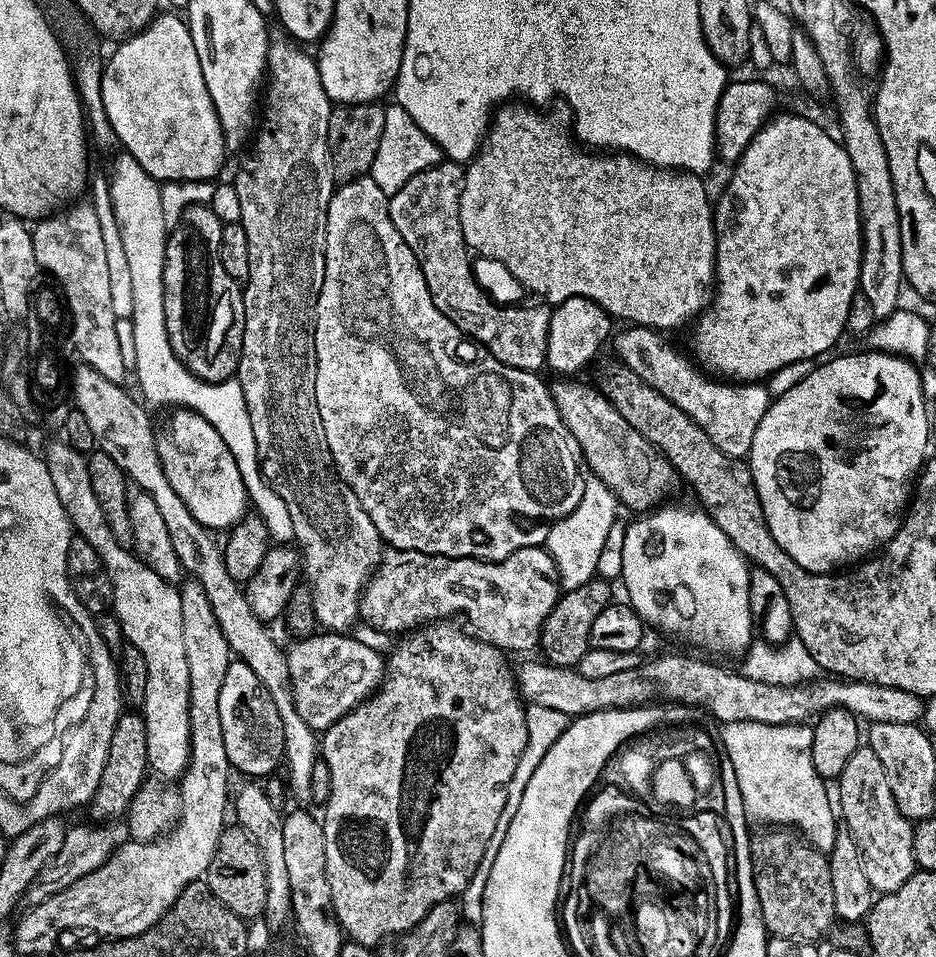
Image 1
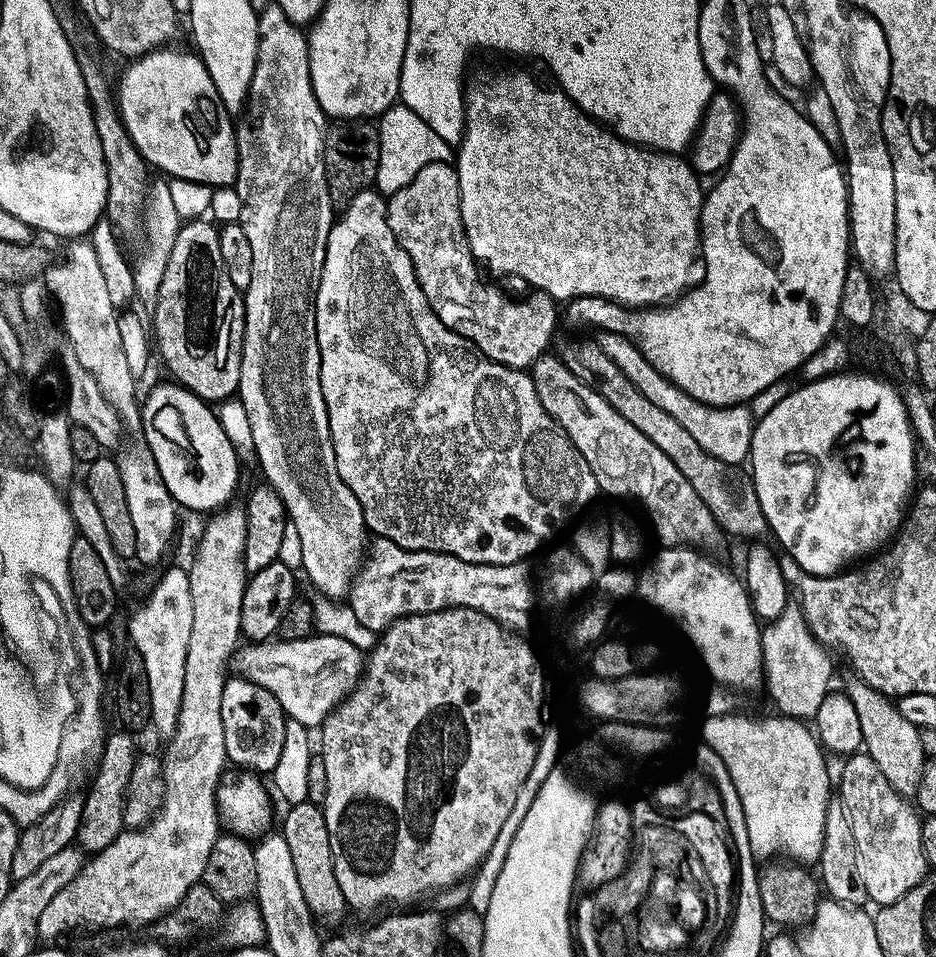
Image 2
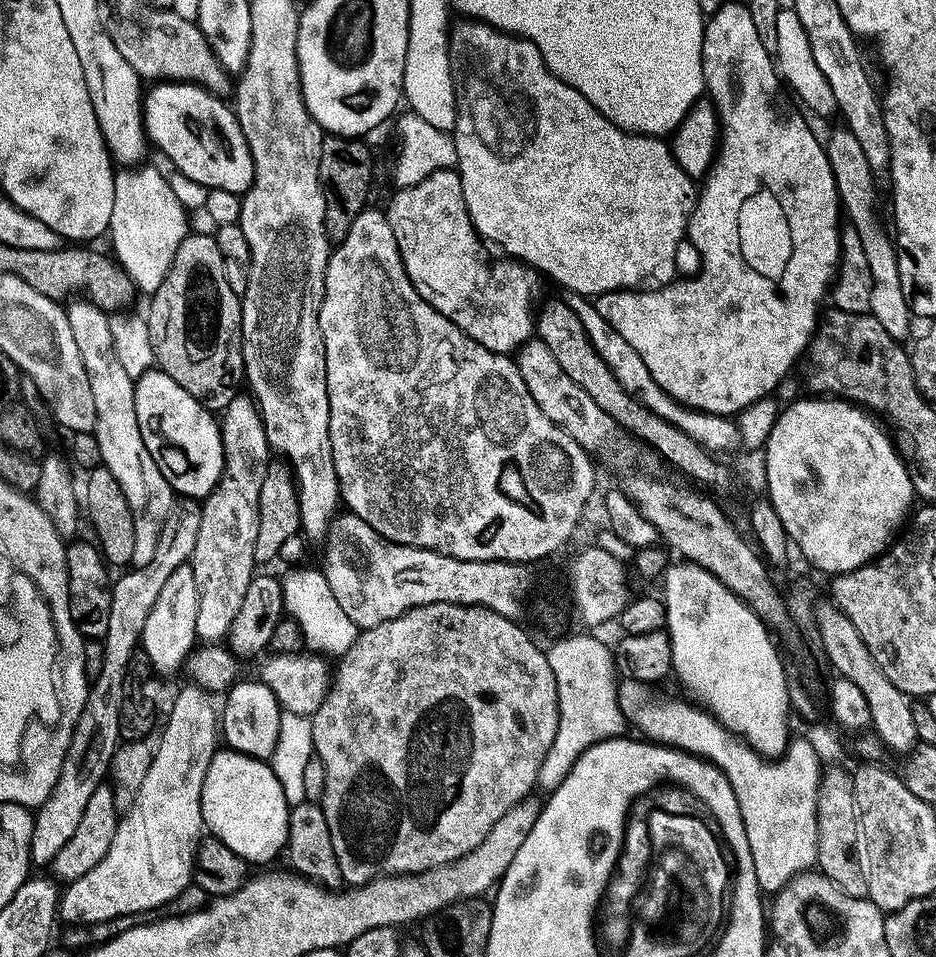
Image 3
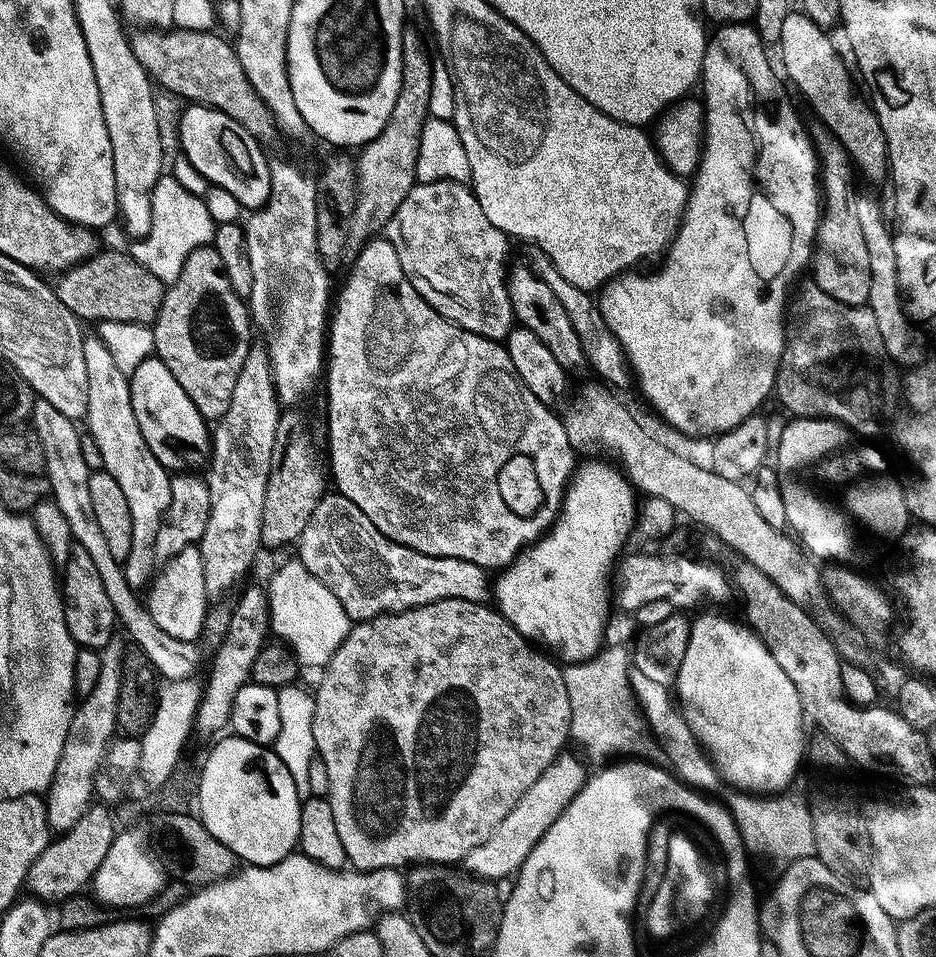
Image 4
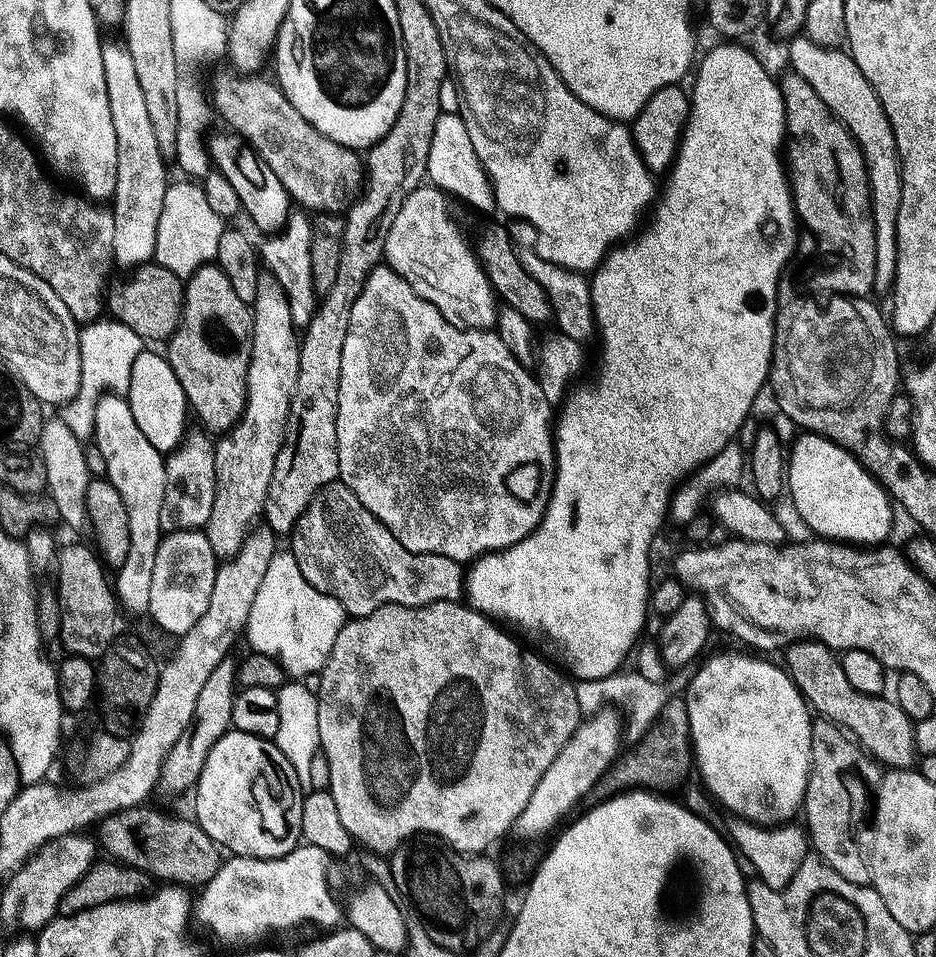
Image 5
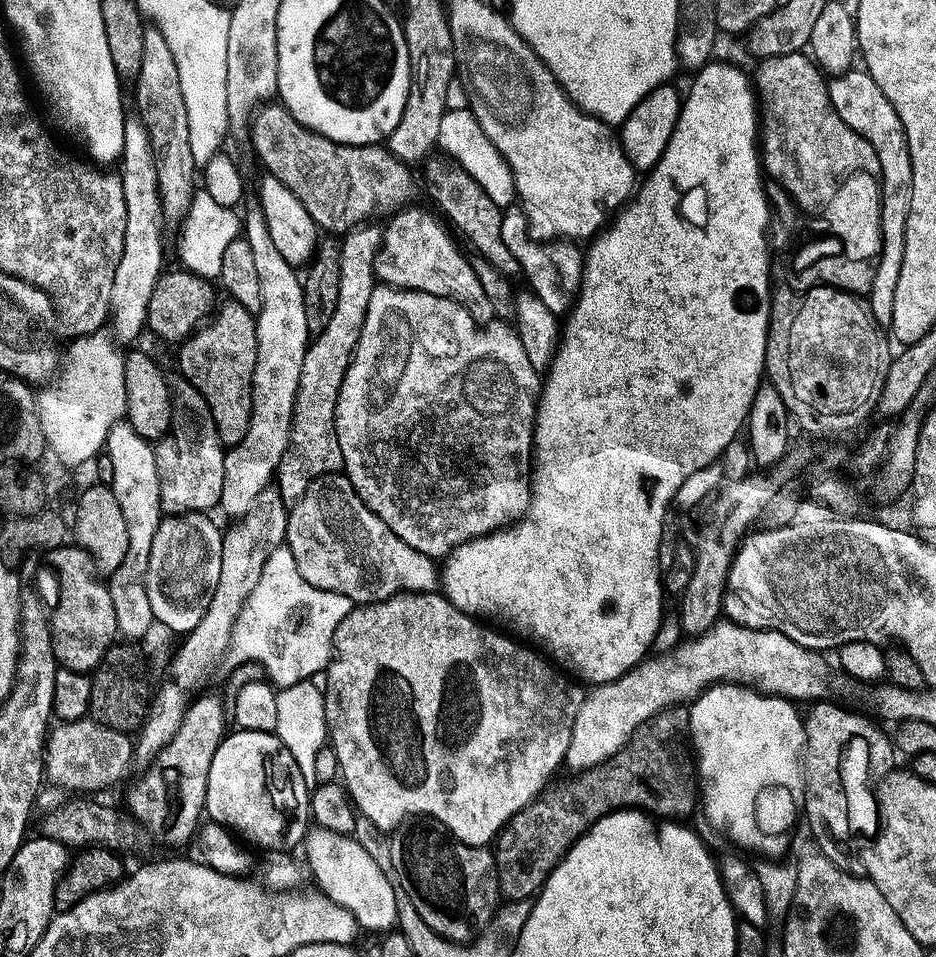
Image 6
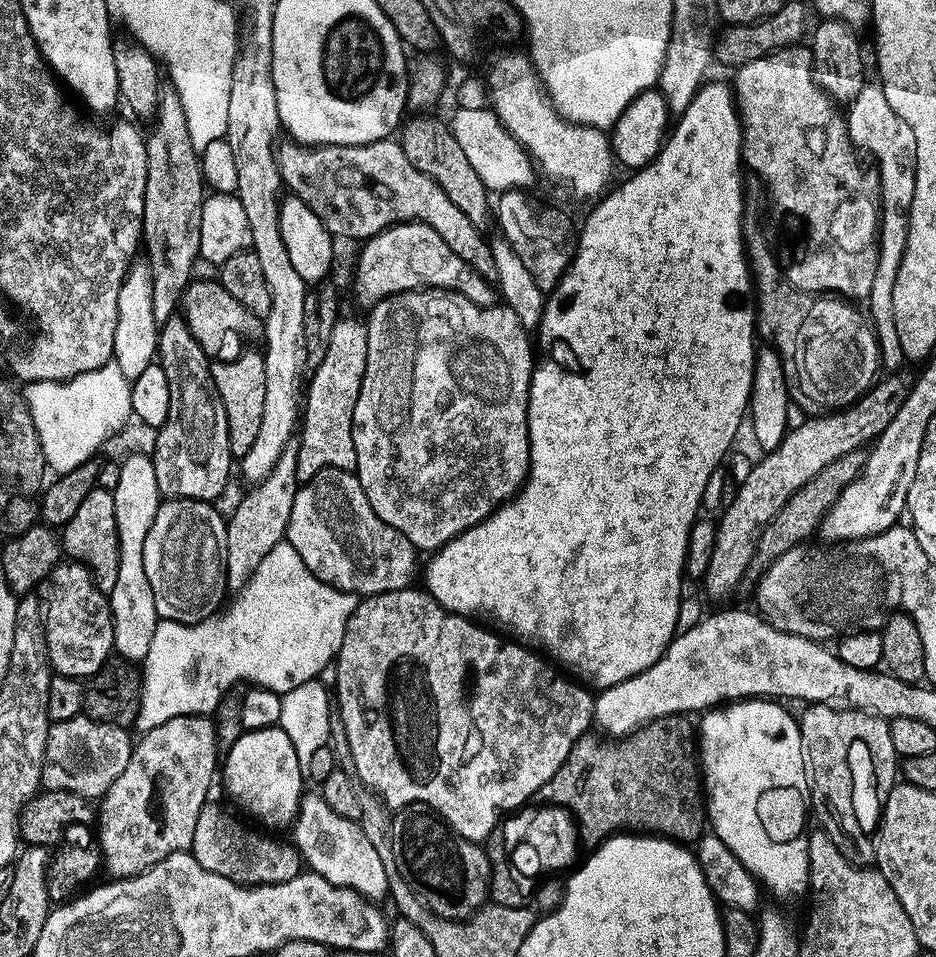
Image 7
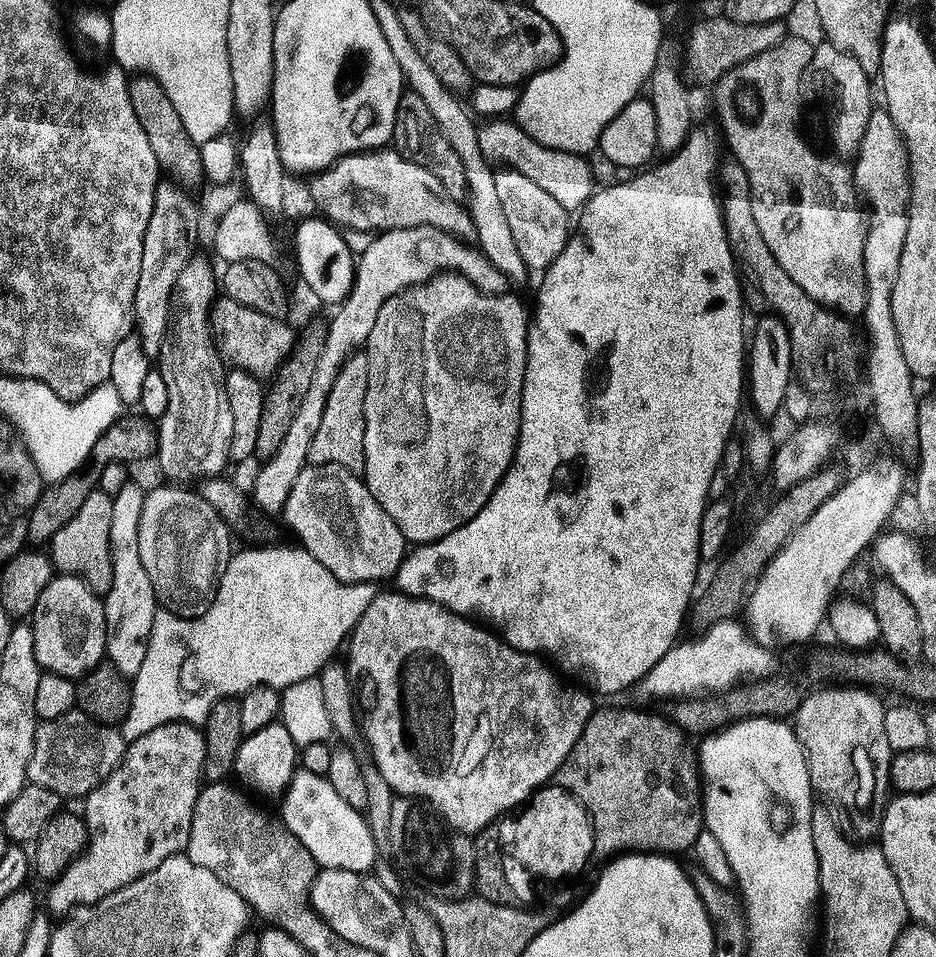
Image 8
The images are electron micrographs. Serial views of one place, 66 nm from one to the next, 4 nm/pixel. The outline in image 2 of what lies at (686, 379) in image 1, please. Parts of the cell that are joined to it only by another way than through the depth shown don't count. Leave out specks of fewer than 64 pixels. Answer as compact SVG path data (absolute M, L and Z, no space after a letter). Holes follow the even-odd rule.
M600 332L598 343L602 346L602 350L606 350L607 356L617 364L618 370L622 370L622 374L626 374L626 378L630 378L630 382L634 382L634 386L638 386L638 390L642 390L642 394L646 394L646 398L654 402L654 406L659 406L662 410L666 410L666 414L678 418L678 422L682 422L682 426L686 426L686 430L694 434L698 446L702 446L706 454L718 458L718 462L726 462L733 466L744 466L749 463L758 423L757 418L752 414L751 407L715 408L694 399L674 382L666 379L648 361L646 354L642 354L638 345L622 334Z

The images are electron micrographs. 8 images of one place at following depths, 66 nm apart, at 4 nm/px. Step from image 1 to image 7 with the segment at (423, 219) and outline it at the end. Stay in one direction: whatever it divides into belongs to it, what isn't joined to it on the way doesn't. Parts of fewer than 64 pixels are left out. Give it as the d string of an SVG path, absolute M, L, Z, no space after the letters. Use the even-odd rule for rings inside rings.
M398 224L363 245L358 262L356 292L360 305L370 310L381 301L406 292L456 290L470 277L468 265L442 242L434 229L425 224Z

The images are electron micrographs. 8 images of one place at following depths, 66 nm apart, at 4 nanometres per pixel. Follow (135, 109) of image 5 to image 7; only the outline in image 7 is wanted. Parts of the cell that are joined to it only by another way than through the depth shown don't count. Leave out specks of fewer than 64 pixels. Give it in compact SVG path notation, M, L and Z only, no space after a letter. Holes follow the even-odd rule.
M133 263L118 294L118 330L114 334L114 362L128 381L135 382L138 378L142 378L142 374L146 374L146 370L150 370L150 366L157 363L156 351L160 348L160 332L161 327L154 318L152 272L148 269L147 263Z

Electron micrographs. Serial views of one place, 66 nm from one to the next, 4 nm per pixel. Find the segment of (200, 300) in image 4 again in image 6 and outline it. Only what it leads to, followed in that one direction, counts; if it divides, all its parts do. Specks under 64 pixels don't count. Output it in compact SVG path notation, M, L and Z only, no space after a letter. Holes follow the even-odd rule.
M228 298L225 301L187 341L183 351L192 367L191 379L214 414L214 422L225 449L231 450L243 443L252 426L252 413L256 411L258 330L253 313L247 312L237 300Z

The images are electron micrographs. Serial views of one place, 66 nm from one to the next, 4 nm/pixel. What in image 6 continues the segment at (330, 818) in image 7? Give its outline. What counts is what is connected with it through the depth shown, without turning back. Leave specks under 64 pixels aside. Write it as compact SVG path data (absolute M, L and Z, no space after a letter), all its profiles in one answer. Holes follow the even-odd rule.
M316 826L307 835L307 848L308 864L320 883L317 884L319 891L350 910L365 933L388 932L399 925L398 898L394 898L393 877L386 871L385 865L383 868L356 838Z

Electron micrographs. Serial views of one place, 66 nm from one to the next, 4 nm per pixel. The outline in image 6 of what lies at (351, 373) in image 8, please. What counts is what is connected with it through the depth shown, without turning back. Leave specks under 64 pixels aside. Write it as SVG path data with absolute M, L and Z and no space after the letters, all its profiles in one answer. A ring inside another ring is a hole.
M361 227L343 237L340 244L338 302L328 324L308 346L306 362L302 366L300 394L296 400L296 418L292 423L292 445L280 463L278 473L278 491L288 502L301 500L318 478L344 472L344 454L337 427L340 398L356 356L370 298L378 287L375 260L384 244L384 228L372 227Z

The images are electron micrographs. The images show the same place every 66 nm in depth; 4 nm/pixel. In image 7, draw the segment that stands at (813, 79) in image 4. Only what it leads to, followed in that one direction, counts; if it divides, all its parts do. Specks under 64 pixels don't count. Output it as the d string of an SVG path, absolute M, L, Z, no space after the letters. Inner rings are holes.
M865 86L846 112L848 133L857 149L869 152L880 167L880 196L878 195L878 274L874 278L874 290L870 301L870 321L880 344L880 359L885 369L900 370L906 364L902 341L898 339L898 326L894 322L894 286L898 282L898 270L902 270L902 258L908 245L910 214L916 193L918 174L918 142L914 130L894 114L890 102L886 102L883 87Z

